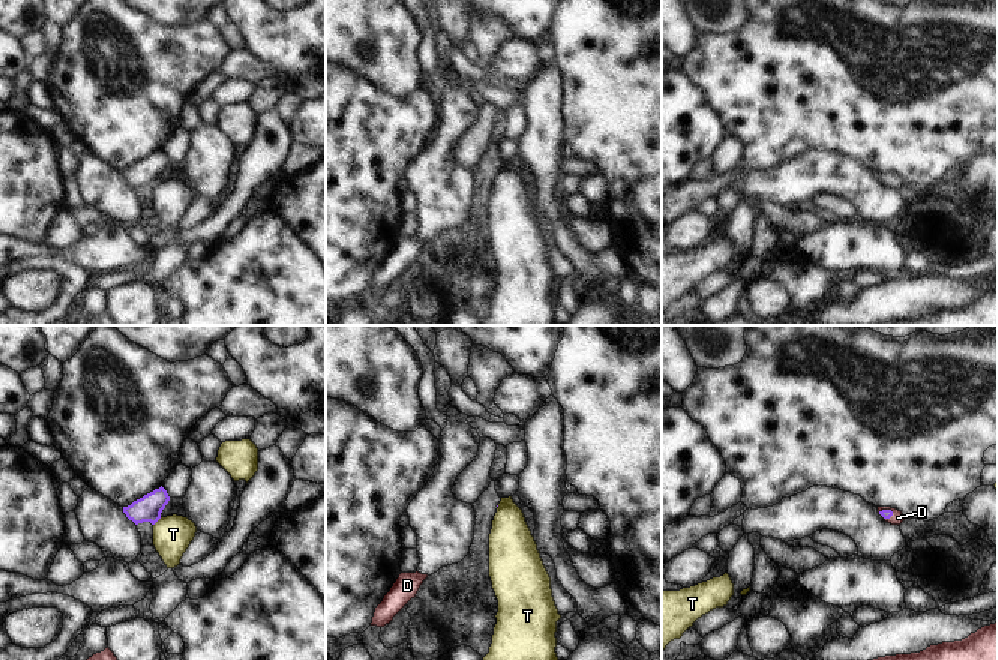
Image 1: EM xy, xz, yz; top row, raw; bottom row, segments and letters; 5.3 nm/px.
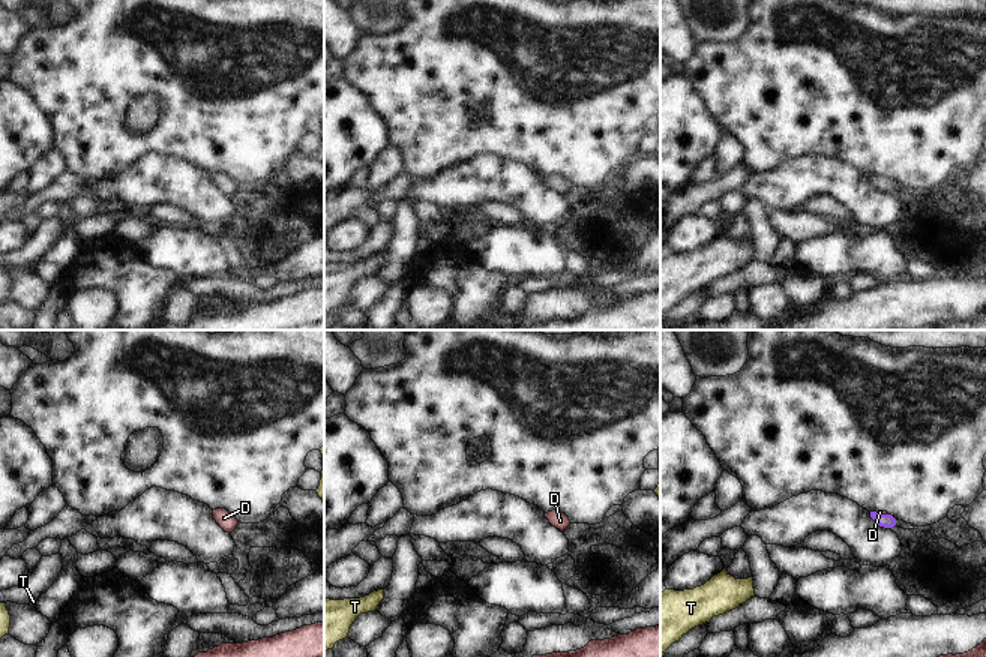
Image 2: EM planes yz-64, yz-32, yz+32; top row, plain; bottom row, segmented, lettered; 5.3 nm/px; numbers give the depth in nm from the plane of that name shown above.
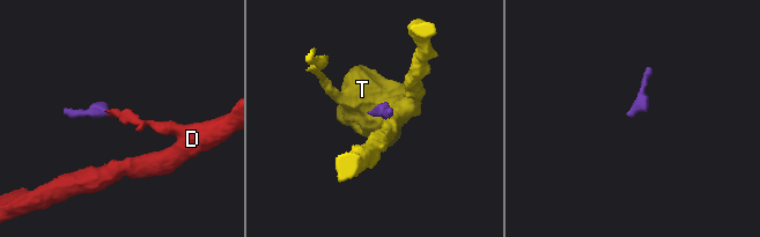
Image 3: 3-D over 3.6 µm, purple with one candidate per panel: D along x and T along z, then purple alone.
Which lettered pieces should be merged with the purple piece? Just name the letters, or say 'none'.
D

